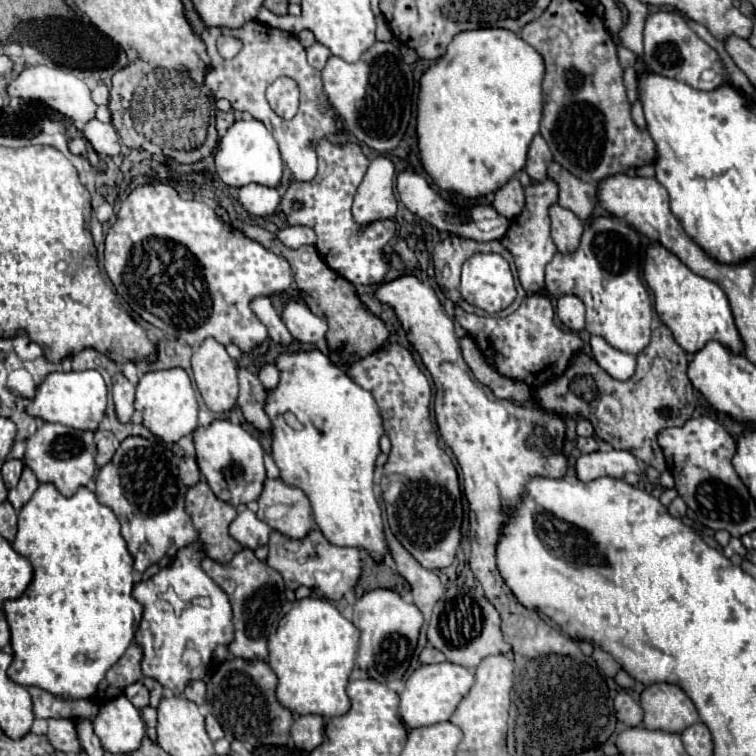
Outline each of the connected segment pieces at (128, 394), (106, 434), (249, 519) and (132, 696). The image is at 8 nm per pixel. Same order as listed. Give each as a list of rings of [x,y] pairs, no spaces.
[[[113,375],[113,387],[111,387],[113,403],[115,403],[115,415],[119,423],[129,423],[133,415],[133,397],[135,397],[135,387],[121,375]]]
[[[95,431],[95,443],[97,443],[97,457],[95,463],[99,467],[107,465],[115,453],[115,437],[111,431]]]
[[[249,509],[241,511],[237,519],[229,525],[229,535],[247,549],[257,549],[261,545],[267,545],[269,533],[271,527],[265,525],[265,521],[257,519],[257,515]]]
[[[133,683],[129,687],[125,687],[125,693],[123,693],[137,709],[143,709],[149,705],[149,691],[143,683]]]

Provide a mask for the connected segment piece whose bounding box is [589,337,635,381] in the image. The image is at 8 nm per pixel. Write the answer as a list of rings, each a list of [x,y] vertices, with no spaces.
[[[591,337],[589,341],[591,353],[595,361],[613,377],[619,381],[627,381],[635,373],[635,355],[623,353],[615,347],[611,347],[603,337]]]

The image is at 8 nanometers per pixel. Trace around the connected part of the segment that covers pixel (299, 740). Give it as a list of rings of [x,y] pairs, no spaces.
[[[303,715],[297,717],[291,727],[291,737],[297,749],[313,751],[323,741],[323,725],[325,721],[319,715]]]

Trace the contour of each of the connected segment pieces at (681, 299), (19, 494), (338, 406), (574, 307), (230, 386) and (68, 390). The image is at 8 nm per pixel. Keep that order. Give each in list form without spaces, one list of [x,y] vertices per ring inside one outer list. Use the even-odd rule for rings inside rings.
[[[651,243],[647,247],[645,263],[643,263],[643,277],[655,295],[655,309],[657,309],[659,319],[673,331],[675,341],[687,353],[699,351],[711,339],[723,343],[733,353],[743,351],[743,343],[733,323],[727,295],[717,283],[695,275],[685,263],[679,261],[675,253],[667,251],[659,243]]]
[[[25,467],[19,485],[9,491],[9,501],[11,501],[11,505],[19,511],[19,509],[33,497],[33,493],[37,491],[37,487],[39,487],[37,477],[33,475],[33,471],[31,471],[29,467]]]
[[[321,351],[281,355],[275,365],[281,371],[281,381],[275,391],[269,391],[265,411],[273,423],[271,457],[281,471],[283,483],[299,487],[307,495],[317,527],[321,533],[325,533],[325,537],[329,537],[329,541],[333,541],[333,545],[353,545],[355,549],[369,551],[375,561],[383,561],[383,557],[389,555],[389,543],[385,539],[381,507],[373,493],[373,471],[379,455],[379,437],[383,435],[383,425],[373,395],[353,383]],[[285,413],[295,415],[303,429],[289,427]]]
[[[563,295],[557,299],[557,317],[571,331],[581,331],[585,325],[585,305],[575,295]]]
[[[205,339],[201,347],[197,347],[193,351],[191,357],[191,369],[195,375],[195,383],[197,389],[207,405],[209,411],[213,413],[227,413],[235,407],[237,403],[237,393],[239,393],[239,385],[237,385],[237,363],[227,355],[225,347],[221,343],[217,343],[215,339]]]
[[[69,371],[69,373],[49,373],[41,385],[37,385],[35,397],[27,405],[27,413],[31,417],[69,425],[73,429],[89,429],[95,431],[97,423],[105,415],[107,405],[107,387],[99,371]]]

